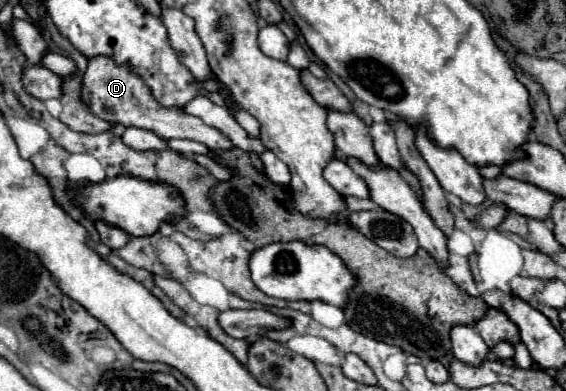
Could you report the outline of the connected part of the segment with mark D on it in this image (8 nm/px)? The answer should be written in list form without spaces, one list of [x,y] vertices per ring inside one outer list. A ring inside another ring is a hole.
[[[100,55],[100,57],[90,59],[88,69],[84,73],[82,97],[90,105],[92,113],[98,115],[100,119],[106,119],[112,123],[122,123],[126,127],[134,125],[140,129],[148,129],[164,139],[192,139],[192,141],[204,143],[206,147],[218,149],[218,151],[234,149],[232,141],[228,141],[228,137],[224,137],[224,133],[220,133],[218,129],[212,129],[210,125],[204,125],[204,121],[200,121],[200,117],[188,115],[180,107],[160,105],[152,97],[152,91],[144,83],[144,79],[138,73],[134,73],[128,65],[118,65],[116,61],[112,61],[112,57]]]

